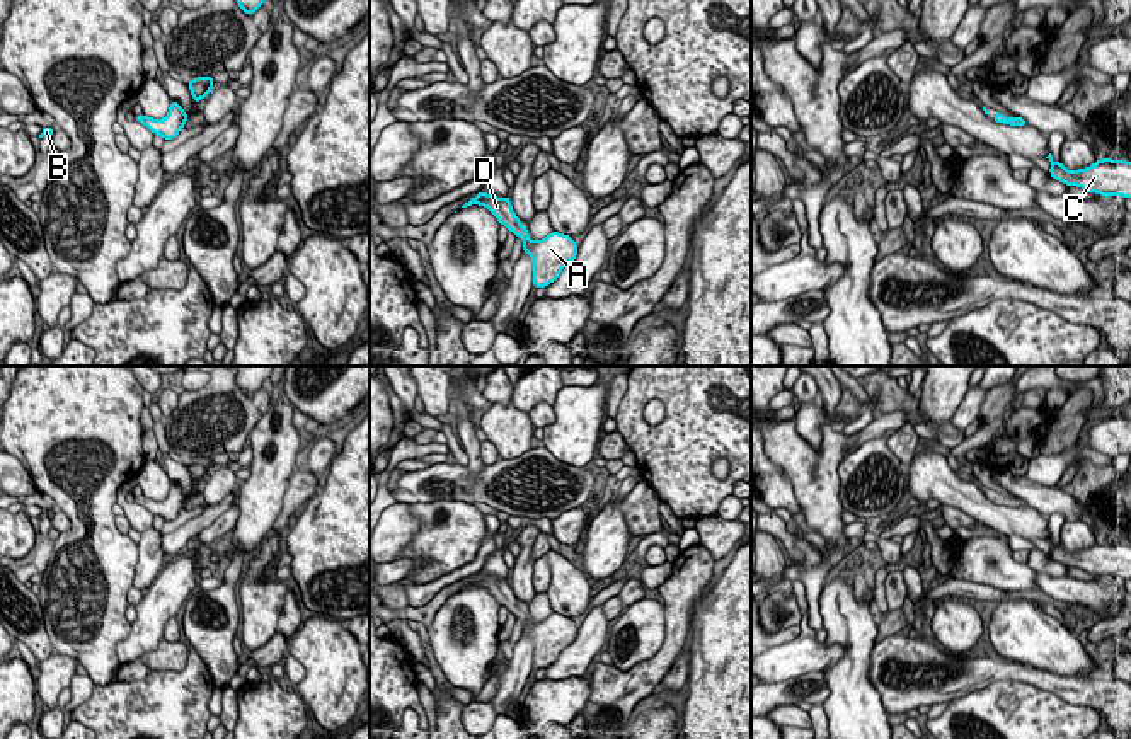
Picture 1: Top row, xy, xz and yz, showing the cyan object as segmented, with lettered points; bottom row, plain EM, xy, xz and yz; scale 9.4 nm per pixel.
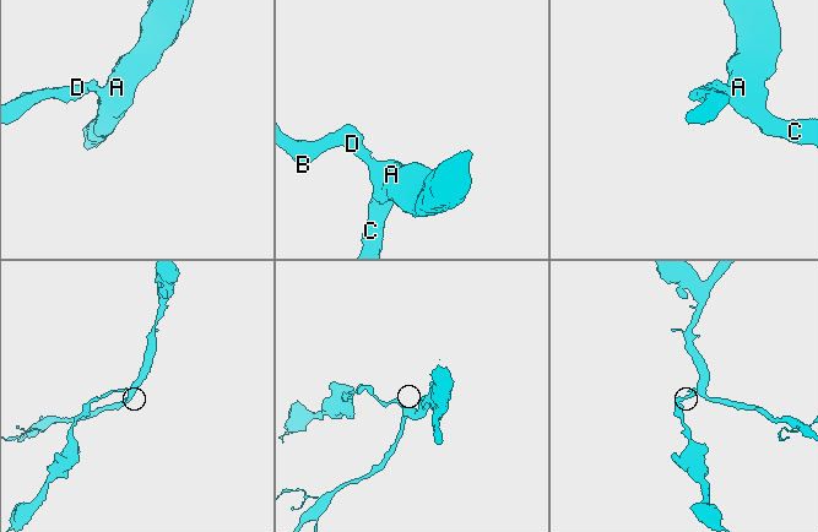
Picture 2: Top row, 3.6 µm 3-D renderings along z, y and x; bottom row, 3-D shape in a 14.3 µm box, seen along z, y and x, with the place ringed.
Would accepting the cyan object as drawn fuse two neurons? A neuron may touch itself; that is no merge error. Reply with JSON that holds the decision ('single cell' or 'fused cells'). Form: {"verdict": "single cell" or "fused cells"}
{"verdict": "single cell"}

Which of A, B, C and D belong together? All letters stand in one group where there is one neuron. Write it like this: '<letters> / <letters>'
A B C D

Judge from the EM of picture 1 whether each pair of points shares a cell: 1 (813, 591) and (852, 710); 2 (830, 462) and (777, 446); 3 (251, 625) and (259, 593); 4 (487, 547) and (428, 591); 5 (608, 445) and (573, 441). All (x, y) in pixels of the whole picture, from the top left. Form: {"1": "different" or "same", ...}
{"1": "different", "2": "same", "3": "same", "4": "same", "5": "different"}

